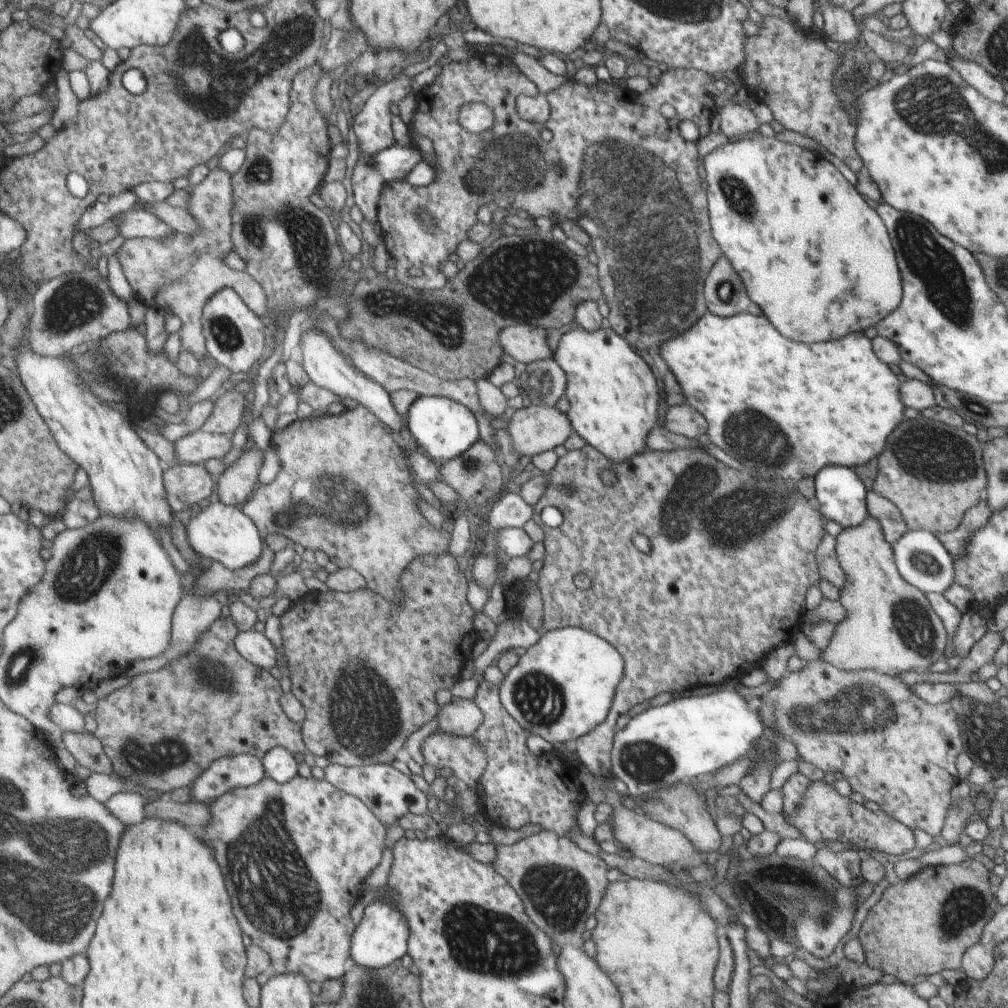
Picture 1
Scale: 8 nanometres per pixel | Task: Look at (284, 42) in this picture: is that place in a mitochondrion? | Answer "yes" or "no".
yes

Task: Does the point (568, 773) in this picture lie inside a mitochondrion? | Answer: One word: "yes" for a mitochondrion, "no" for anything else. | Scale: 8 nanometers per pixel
no

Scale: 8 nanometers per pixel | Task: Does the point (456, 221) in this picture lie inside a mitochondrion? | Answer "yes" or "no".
no

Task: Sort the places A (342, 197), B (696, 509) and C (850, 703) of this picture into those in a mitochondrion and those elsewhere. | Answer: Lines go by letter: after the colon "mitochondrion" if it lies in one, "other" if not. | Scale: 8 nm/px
A: other
B: mitochondrion
C: mitochondrion

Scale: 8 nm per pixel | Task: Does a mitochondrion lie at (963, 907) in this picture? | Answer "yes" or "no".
yes

